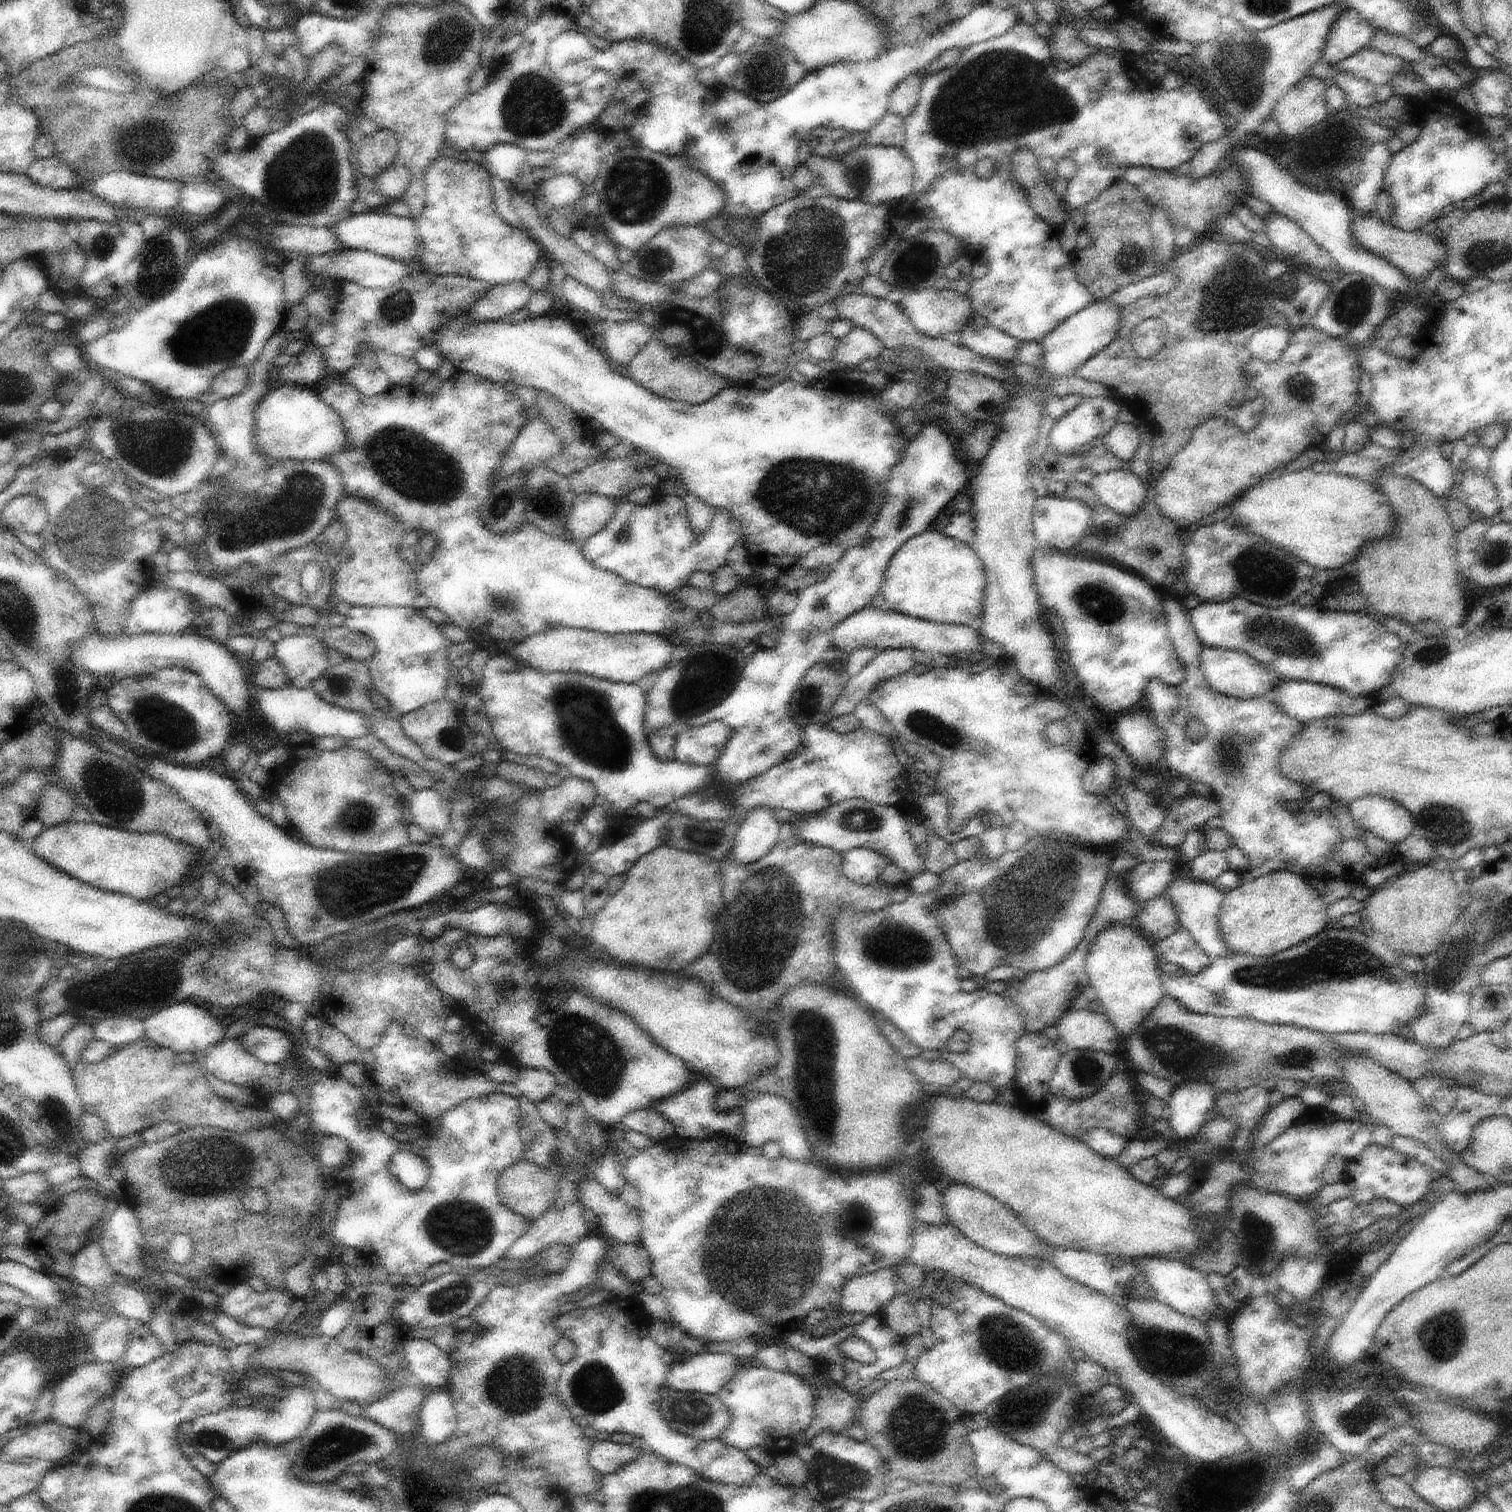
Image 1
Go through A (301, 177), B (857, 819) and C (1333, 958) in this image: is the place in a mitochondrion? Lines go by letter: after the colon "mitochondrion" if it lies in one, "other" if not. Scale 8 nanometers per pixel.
A: mitochondrion
B: mitochondrion
C: mitochondrion

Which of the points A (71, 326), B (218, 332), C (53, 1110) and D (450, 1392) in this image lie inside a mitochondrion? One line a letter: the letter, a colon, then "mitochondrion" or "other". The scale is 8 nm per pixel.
A: other
B: mitochondrion
C: mitochondrion
D: other

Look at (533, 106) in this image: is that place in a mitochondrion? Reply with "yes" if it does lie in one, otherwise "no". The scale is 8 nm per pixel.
yes

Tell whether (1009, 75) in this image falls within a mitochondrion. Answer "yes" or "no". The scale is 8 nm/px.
yes

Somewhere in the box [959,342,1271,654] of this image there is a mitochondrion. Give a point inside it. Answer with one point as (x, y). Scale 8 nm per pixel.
(1101, 611)

